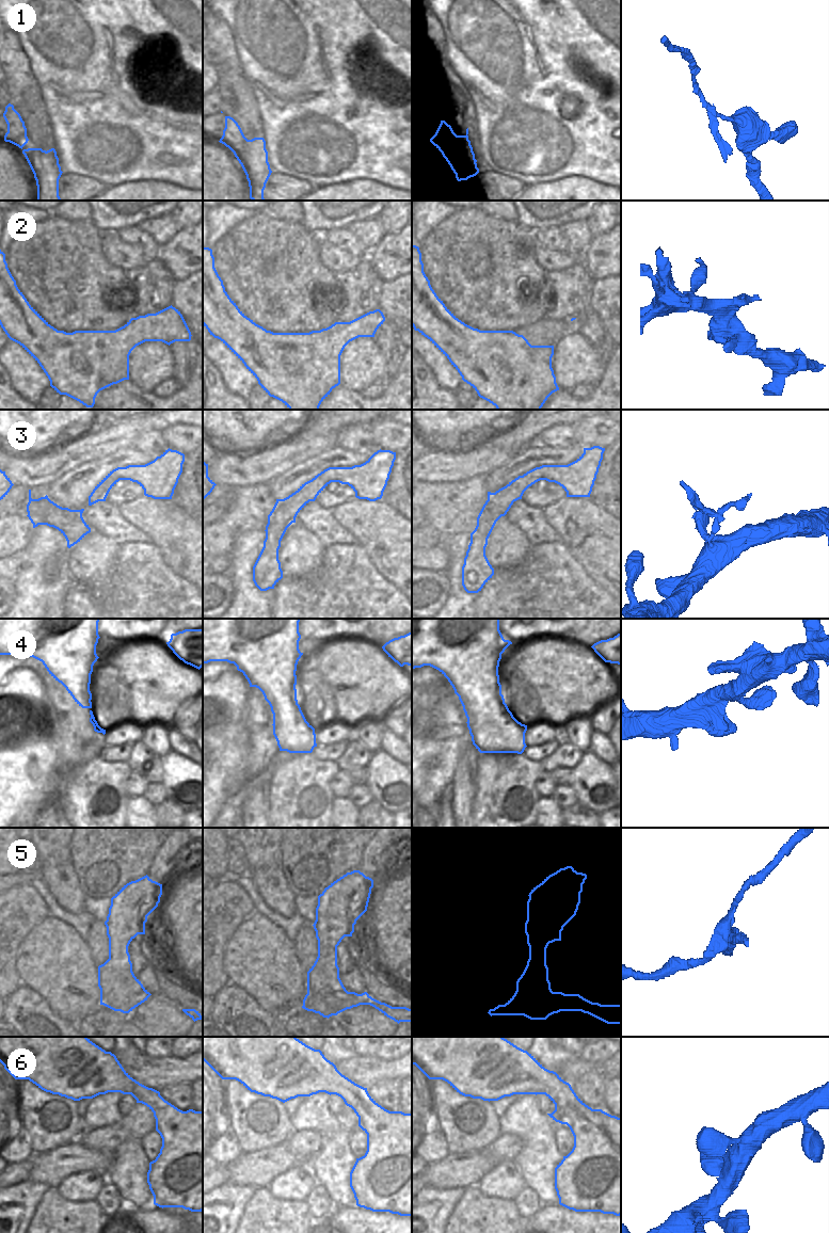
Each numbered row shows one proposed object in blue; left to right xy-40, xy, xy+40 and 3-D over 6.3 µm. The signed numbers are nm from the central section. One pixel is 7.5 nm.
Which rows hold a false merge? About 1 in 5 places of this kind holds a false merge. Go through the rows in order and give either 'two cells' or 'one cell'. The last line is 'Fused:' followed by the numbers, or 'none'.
1: two cells
2: one cell
3: one cell
4: one cell
5: two cells
6: one cell
Fused: 1, 5

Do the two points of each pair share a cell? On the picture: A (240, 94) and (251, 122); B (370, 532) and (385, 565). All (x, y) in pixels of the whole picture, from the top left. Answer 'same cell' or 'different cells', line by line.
A: same cell
B: same cell

